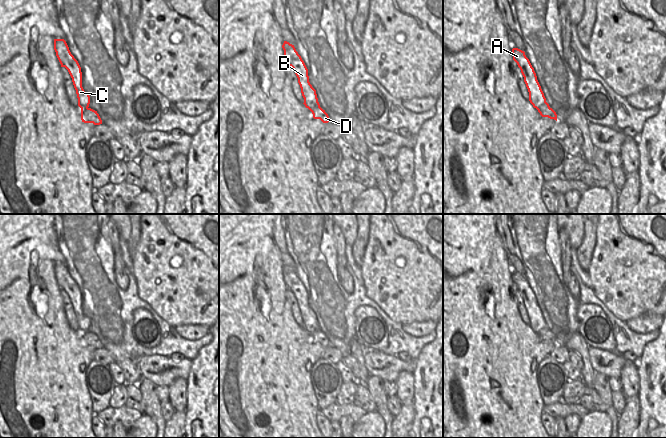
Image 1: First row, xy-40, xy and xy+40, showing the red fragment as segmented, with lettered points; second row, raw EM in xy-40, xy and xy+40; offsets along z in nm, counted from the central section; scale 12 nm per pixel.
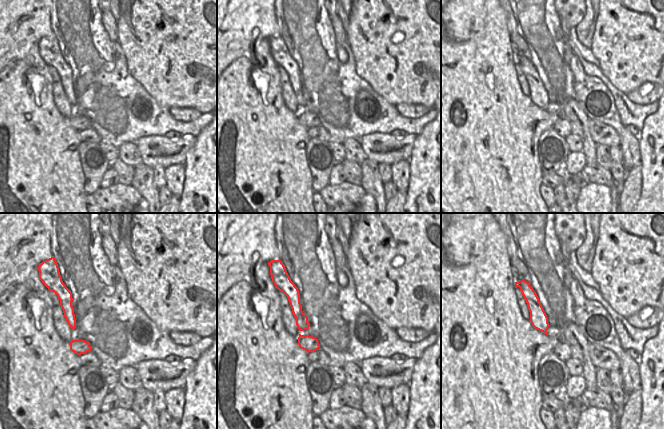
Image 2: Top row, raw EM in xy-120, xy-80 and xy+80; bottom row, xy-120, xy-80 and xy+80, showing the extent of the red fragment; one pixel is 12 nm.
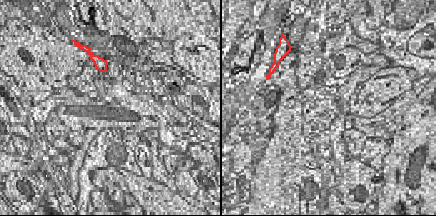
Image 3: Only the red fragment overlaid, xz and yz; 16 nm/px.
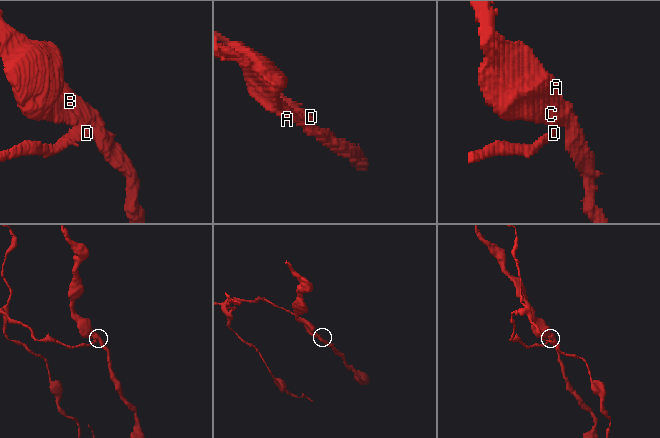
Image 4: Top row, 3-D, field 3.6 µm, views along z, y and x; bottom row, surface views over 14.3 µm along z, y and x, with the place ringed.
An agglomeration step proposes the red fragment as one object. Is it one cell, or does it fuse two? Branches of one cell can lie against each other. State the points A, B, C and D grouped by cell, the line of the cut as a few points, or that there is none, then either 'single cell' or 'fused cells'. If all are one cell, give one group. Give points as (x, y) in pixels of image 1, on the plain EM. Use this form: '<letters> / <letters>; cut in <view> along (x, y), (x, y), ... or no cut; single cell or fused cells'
A B C / D; cut in xy+40 along (548, 329), (537, 333); fused cells

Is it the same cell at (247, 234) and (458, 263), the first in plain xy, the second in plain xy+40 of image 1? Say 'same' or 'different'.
same

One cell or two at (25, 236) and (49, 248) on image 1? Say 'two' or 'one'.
one

